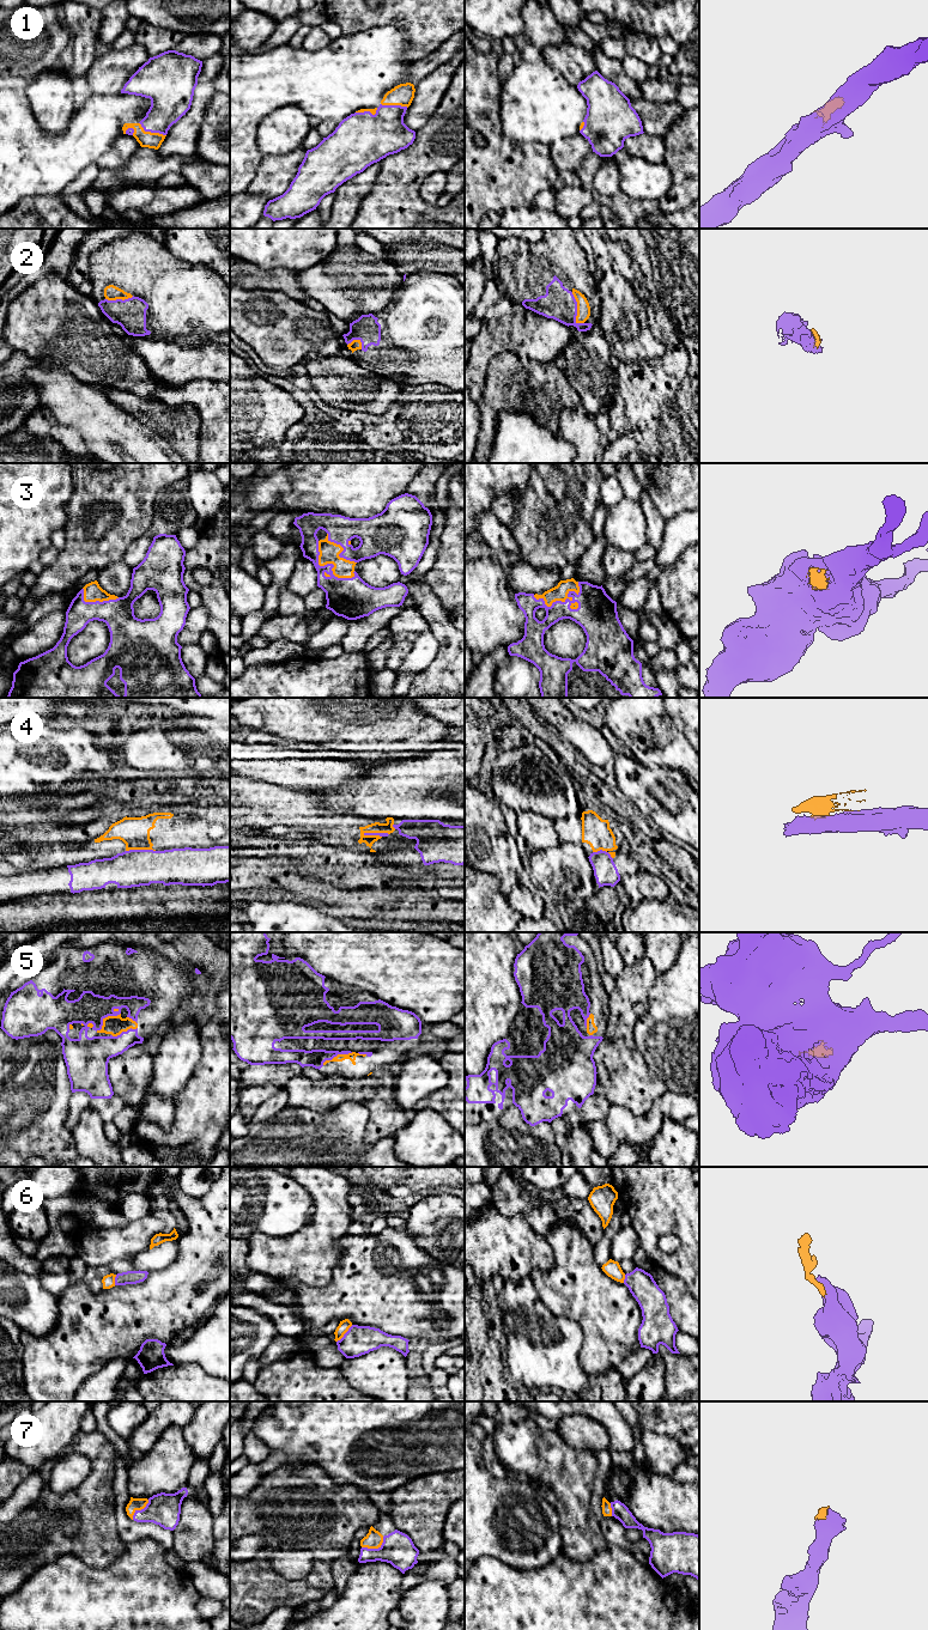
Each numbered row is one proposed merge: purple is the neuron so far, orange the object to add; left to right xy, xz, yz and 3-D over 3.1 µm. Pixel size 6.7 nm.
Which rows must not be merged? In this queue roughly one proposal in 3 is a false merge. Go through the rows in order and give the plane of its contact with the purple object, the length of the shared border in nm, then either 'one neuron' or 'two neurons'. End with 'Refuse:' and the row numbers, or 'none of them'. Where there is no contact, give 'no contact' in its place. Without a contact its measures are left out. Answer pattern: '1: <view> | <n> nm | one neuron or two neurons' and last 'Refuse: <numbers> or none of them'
1: xy | 200 nm | one neuron
2: yz | 240 nm | one neuron
3: yz | 320 nm | one neuron
4: xy | 200 nm | two neurons
5: xy | 200 nm | one neuron
6: xz | 160 nm | two neurons
7: xz | 170 nm | one neuron
Refuse: 4, 6

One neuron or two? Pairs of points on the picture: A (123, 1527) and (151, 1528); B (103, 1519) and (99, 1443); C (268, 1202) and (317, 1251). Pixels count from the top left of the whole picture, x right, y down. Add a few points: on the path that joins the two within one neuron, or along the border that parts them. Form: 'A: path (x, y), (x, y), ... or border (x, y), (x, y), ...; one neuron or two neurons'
A: path (131, 1528), (144, 1528); one neuron
B: path (101, 1500), (101, 1463); one neuron
C: border (313, 1206), (310, 1220), (289, 1235); two neurons

